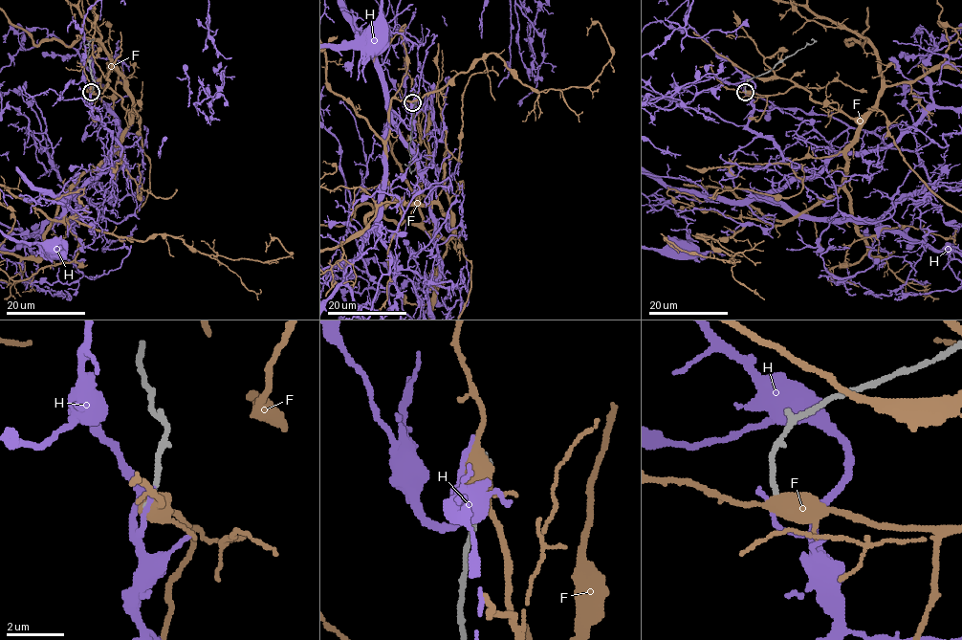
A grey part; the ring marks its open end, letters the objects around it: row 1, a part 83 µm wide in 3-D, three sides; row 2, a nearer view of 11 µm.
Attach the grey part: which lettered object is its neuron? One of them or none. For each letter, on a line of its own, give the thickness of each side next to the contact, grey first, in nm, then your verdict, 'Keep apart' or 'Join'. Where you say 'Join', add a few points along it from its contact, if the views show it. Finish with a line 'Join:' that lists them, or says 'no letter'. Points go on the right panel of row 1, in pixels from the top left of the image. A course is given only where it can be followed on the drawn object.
F: Thickness 190 nm (grey) against 480 nm. Keep apart
H: Thickness 180 nm (grey) against 220 nm. Keep apart
Join: no letter

